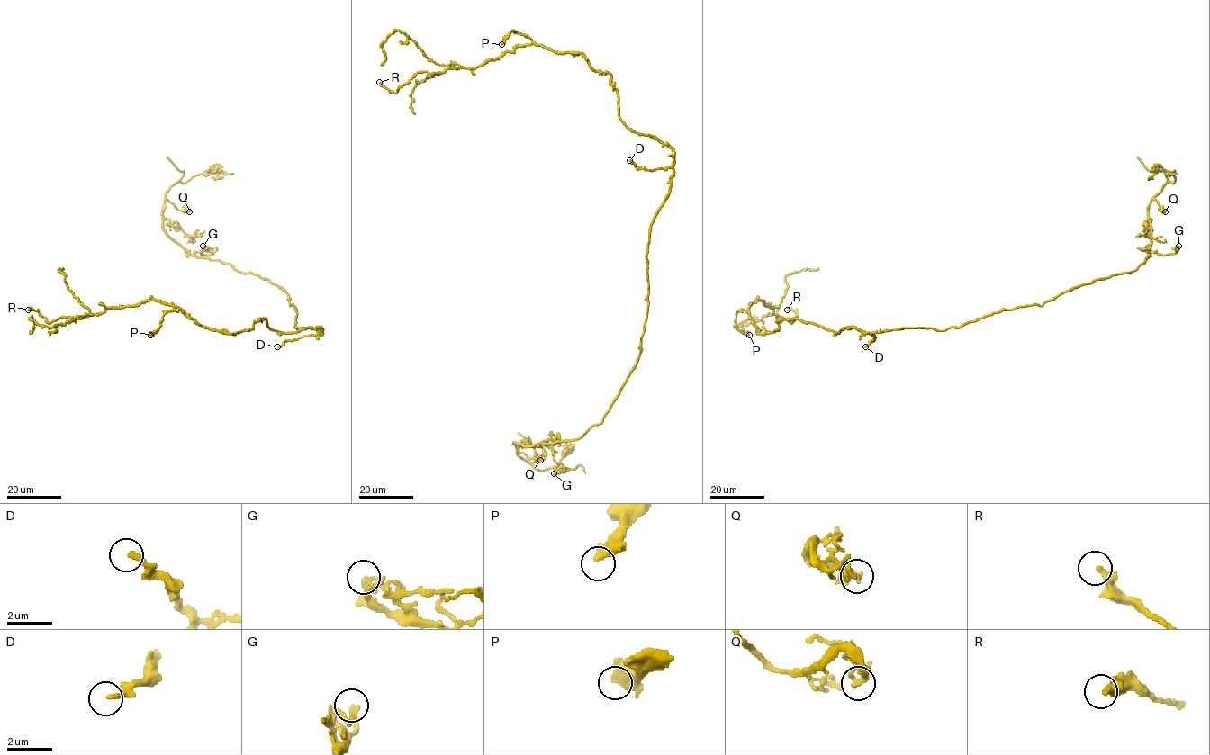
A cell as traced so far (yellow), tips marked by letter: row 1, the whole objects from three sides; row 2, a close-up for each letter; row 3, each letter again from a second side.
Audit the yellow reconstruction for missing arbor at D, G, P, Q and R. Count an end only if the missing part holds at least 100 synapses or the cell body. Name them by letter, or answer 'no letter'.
no letter

